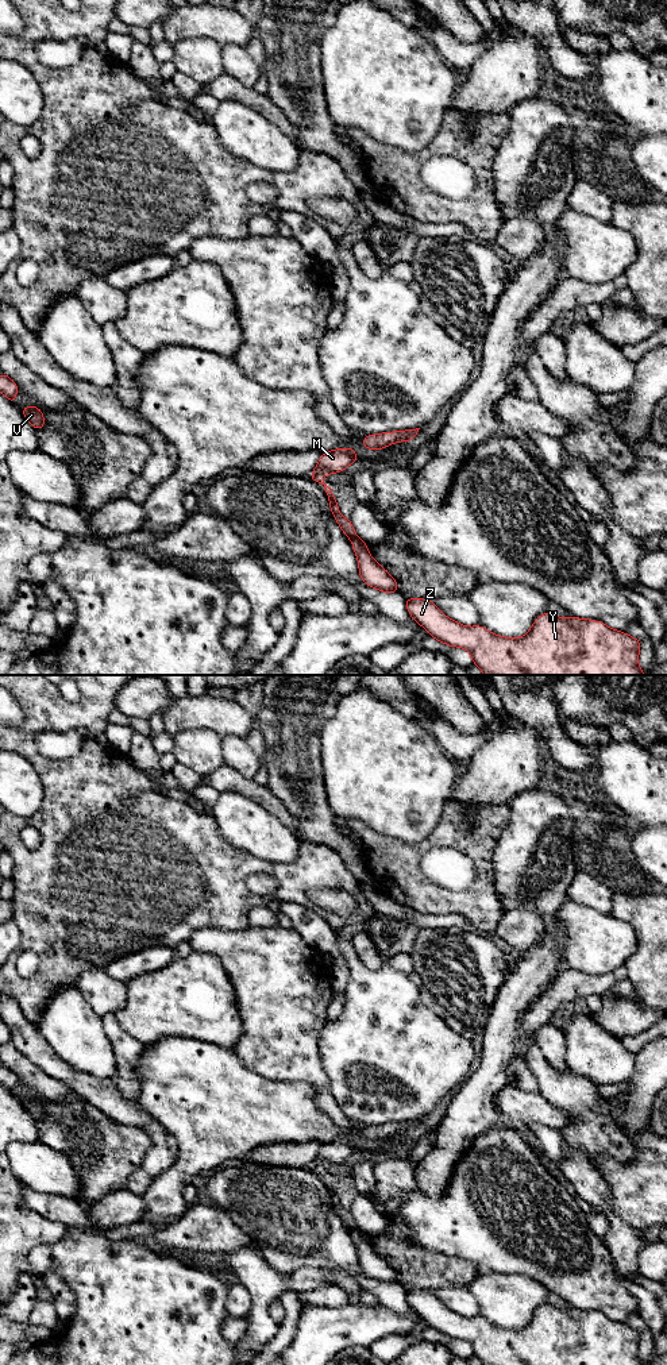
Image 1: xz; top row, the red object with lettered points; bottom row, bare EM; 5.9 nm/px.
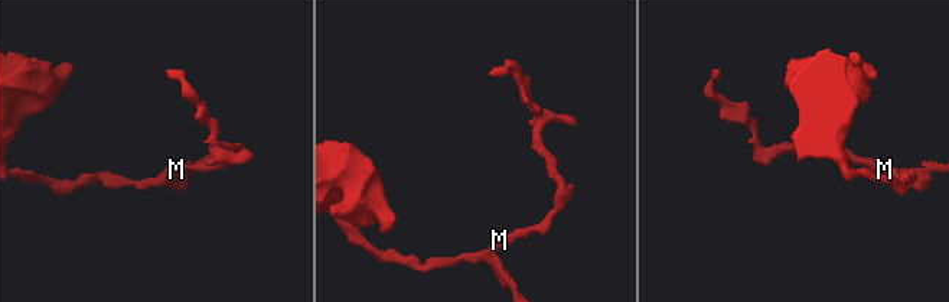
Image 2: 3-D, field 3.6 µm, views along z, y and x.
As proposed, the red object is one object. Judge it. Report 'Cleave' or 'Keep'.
Cleave

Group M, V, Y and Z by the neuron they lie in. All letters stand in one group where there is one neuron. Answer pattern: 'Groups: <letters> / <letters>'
Groups: M V / Y Z

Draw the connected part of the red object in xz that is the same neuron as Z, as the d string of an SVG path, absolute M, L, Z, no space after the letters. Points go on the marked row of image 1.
M406 598L406 610L432 637L466 648L483 675L645 675L639 667L641 643L601 621L540 614L523 637L502 637L482 625L464 626L448 618L431 599Z

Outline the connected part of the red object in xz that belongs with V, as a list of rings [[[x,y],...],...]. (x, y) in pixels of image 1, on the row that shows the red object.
[[[28,405],[27,408],[20,408],[22,413],[26,416],[28,423],[36,429],[42,429],[45,425],[45,416],[42,410],[34,405]]]

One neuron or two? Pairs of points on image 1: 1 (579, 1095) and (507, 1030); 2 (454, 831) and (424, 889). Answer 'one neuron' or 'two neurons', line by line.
1: two neurons
2: one neuron

